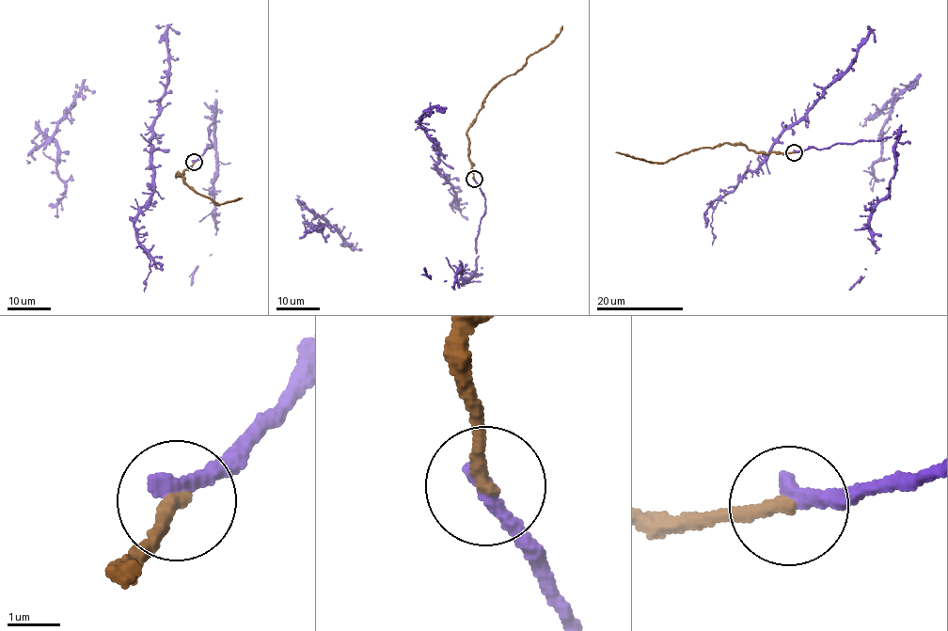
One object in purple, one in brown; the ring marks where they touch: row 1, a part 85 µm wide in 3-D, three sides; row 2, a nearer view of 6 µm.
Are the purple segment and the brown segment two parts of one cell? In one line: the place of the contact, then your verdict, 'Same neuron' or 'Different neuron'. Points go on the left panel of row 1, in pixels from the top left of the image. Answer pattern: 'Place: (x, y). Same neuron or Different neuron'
Place: (194, 162). Same neuron

